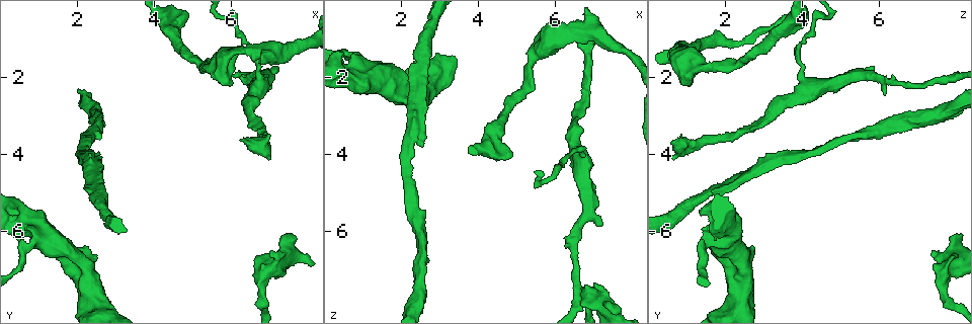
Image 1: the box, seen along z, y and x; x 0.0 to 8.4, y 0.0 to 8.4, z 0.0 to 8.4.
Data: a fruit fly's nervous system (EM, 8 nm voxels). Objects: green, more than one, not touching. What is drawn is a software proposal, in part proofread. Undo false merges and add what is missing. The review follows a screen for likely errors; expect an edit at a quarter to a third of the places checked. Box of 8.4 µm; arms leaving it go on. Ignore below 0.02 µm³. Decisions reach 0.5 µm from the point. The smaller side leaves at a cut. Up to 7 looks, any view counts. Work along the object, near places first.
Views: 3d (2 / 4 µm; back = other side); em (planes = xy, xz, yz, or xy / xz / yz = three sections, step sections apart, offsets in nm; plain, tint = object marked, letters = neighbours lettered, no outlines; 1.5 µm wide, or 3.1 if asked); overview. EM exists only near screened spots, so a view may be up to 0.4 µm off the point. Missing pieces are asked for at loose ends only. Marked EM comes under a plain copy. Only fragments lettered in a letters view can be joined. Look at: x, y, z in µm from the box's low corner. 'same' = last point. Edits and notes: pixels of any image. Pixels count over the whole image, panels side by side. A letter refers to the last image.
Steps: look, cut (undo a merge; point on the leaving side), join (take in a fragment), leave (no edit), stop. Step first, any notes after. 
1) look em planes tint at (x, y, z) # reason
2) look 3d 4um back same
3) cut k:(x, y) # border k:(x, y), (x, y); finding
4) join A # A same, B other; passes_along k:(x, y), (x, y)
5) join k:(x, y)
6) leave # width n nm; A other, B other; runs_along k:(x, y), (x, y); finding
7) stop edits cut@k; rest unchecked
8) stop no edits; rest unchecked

look 3d 2um at (6.95, 6.55, 7.35) # an open end

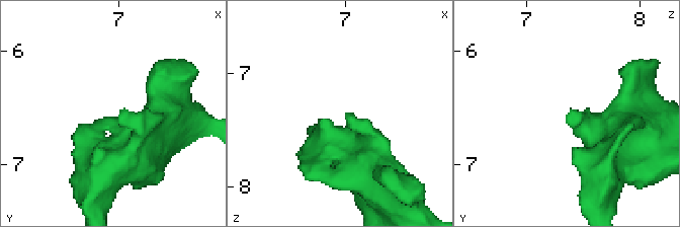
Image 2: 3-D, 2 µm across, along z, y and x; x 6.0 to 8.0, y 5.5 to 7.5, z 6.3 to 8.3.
look em planes letters at (6.98, 6.60, 7.38)

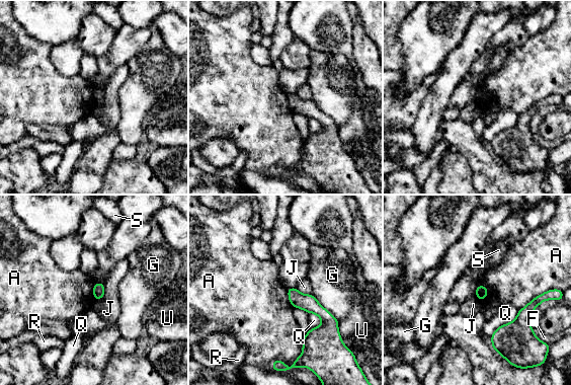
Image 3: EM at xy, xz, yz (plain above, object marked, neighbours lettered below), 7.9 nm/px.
leave # A other, F other, G other, J other, Q other, R other, S other, U other; runs_along 3:(291, 290), (325, 317), (307, 349); none of them fits

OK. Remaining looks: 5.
look 3d 4um at (6.50, 2.05, 6.10) # sudden change in width

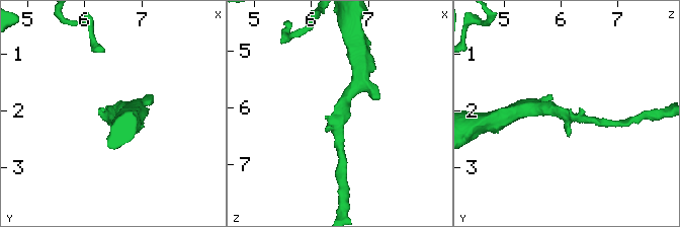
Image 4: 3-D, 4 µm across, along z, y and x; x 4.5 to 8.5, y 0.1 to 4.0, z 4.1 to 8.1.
look em planes tint at (6.50, 2.10, 6.10) # shape alone is not enough

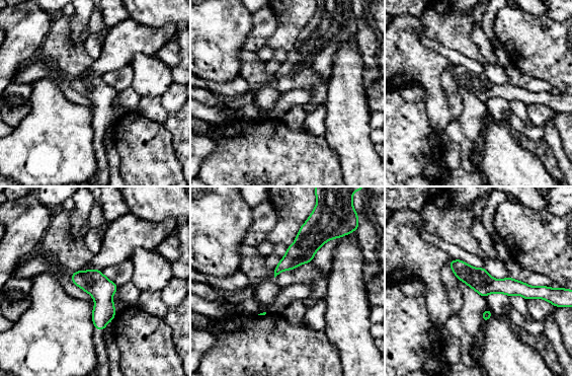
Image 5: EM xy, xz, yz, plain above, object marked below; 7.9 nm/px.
look em planes letters same # see the neighbours

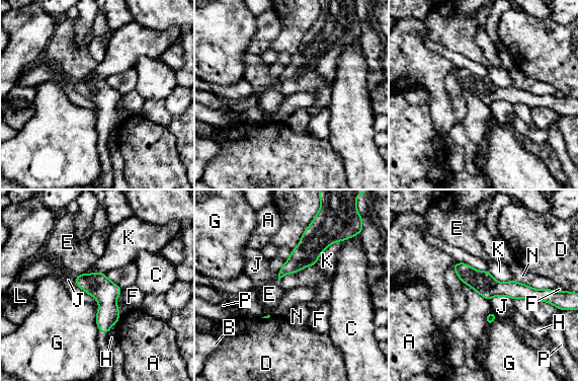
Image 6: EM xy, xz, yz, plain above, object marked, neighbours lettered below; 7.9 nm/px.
leave # A other, B other, C other, D other, E other, F other, G other, H other, J other, K other, L other, N other, P other; one neuron here

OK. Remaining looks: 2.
look em planes tint at (7.00, 4.10, 0.65) # an open end

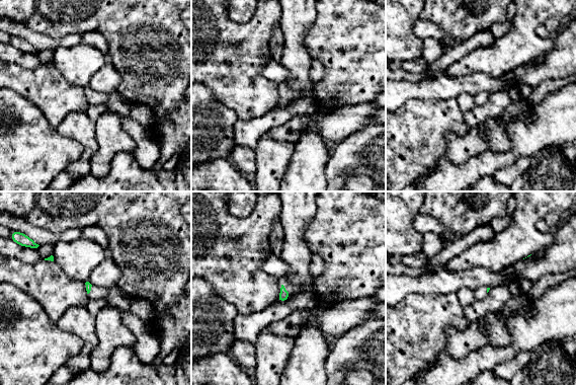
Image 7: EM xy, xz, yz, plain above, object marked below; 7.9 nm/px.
look em planes letters same # see the neighbours

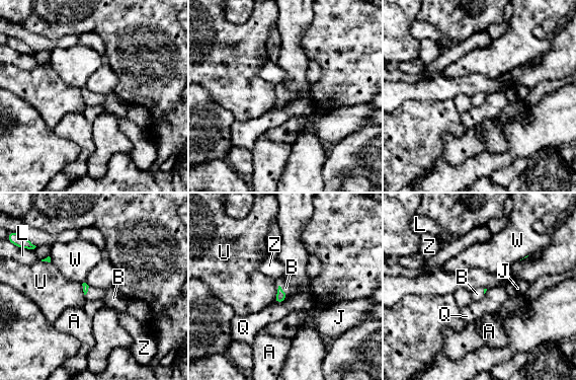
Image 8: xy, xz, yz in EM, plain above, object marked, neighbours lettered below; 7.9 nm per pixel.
join B # longest_contact U 130 nm; A other, B same, J other, L other, Q other, U other, W other, Z other; passes_along 8:(280, 296), (281, 290), (285, 288); the neuron continues

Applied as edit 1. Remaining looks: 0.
stop edits join@8; rest unchecked

